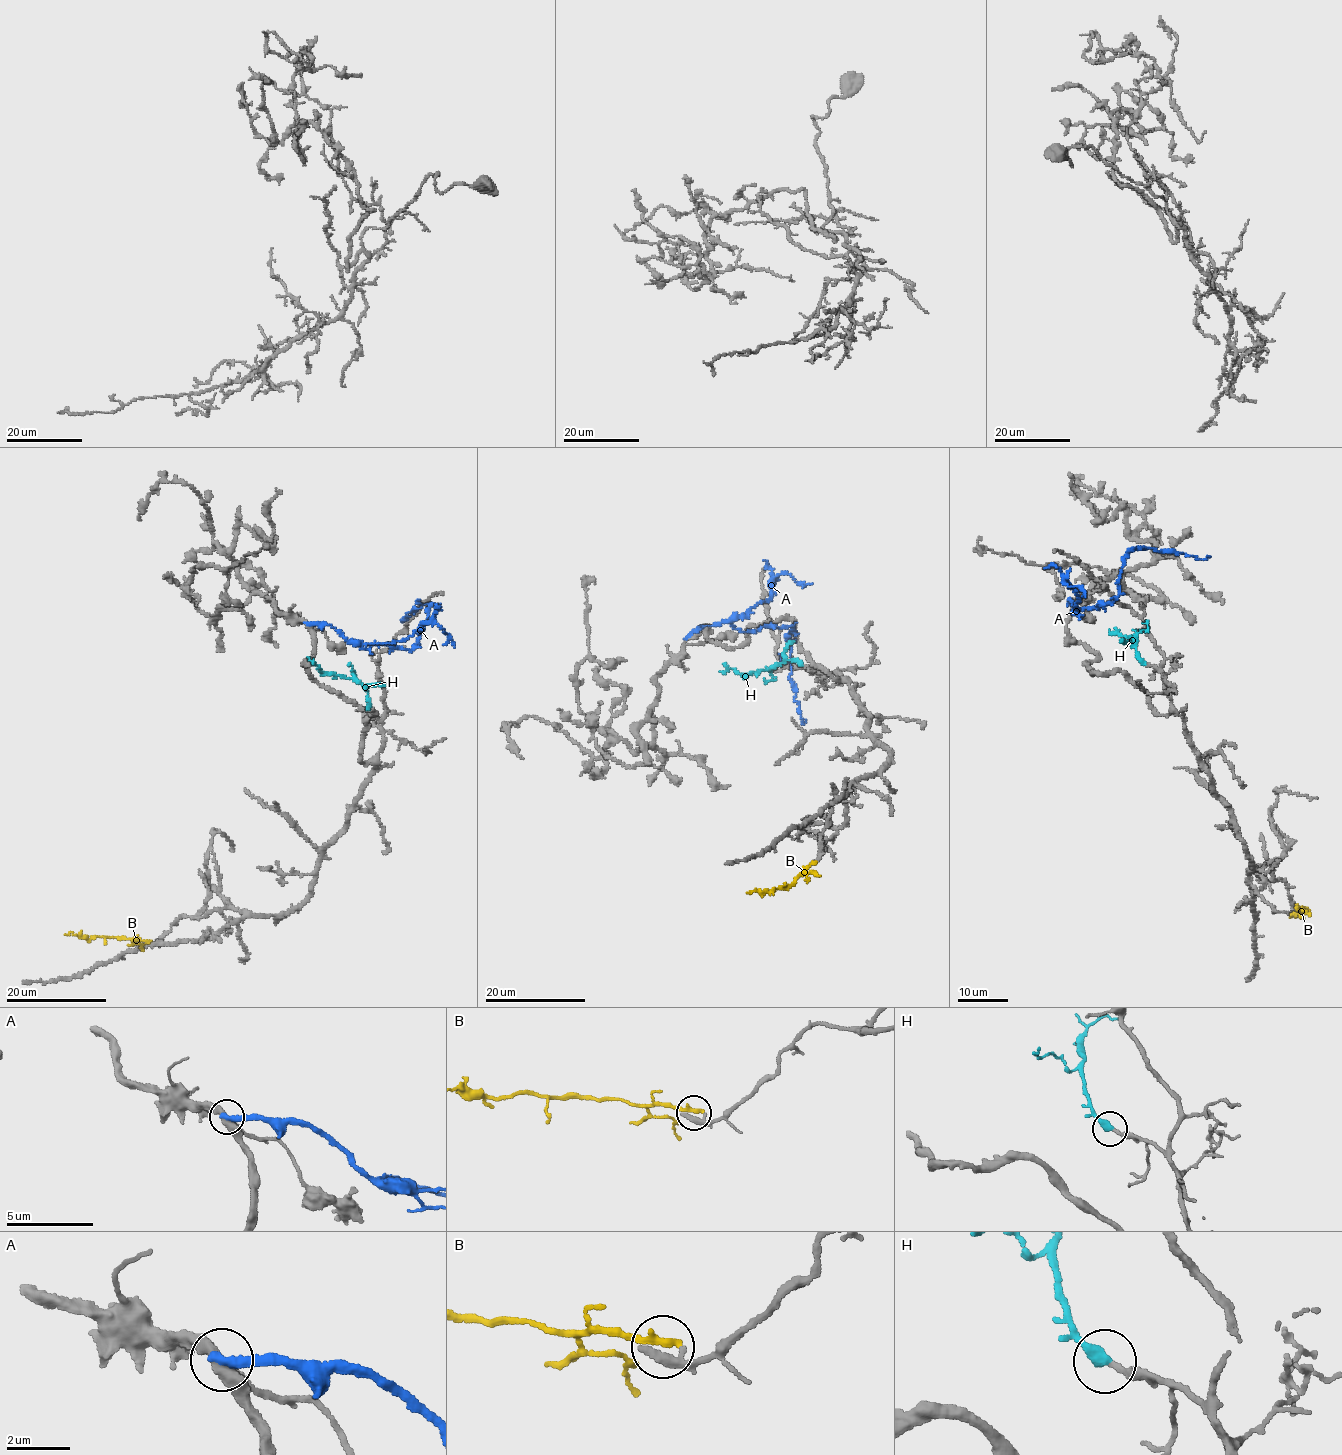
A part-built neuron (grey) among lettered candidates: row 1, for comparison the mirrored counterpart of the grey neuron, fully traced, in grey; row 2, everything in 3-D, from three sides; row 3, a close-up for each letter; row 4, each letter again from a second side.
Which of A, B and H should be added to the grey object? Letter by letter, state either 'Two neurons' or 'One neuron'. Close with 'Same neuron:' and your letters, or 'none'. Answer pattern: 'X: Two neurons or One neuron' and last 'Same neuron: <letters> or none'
A: Two neurons
B: Two neurons
H: One neuron
Same neuron: H

